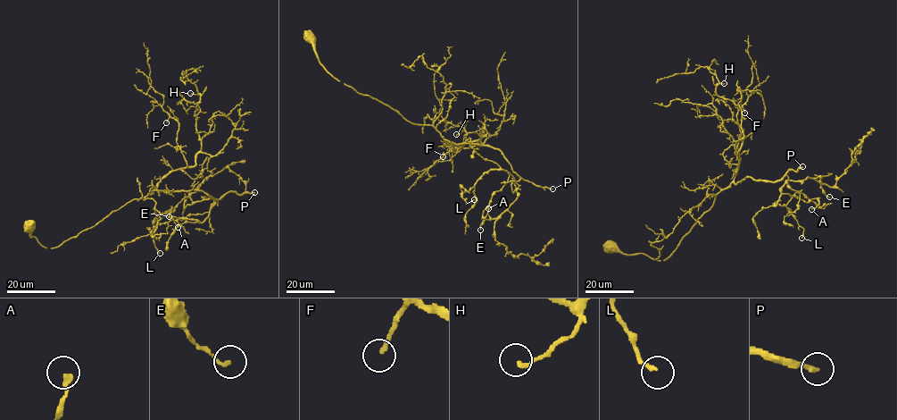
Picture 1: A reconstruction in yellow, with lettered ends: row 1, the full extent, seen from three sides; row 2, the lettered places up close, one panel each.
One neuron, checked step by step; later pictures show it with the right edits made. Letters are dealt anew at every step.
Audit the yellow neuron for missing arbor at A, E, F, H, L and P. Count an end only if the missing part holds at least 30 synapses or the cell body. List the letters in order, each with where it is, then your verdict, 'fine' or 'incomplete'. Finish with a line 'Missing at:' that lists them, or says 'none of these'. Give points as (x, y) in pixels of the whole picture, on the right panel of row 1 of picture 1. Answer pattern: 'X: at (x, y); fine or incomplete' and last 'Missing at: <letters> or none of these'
A: at (811, 209); fine
E: at (829, 197); fine
F: at (744, 113); fine
H: at (724, 83); fine
L: at (801, 238); fine
P: at (802, 166); incomplete
Missing at: P

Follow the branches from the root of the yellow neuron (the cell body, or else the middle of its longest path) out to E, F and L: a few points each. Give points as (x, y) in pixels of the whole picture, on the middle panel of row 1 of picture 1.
E: (310, 37), (319, 63), (358, 93), (450, 142), (501, 152), (519, 177), (518, 197), (480, 230)
F: (310, 37), (319, 63), (339, 81), (411, 122), (433, 125), (448, 142), (465, 144), (469, 138), (443, 156)
L: (310, 37), (319, 63), (358, 93), (450, 142), (501, 152), (519, 179), (491, 169), (462, 194), (474, 199)

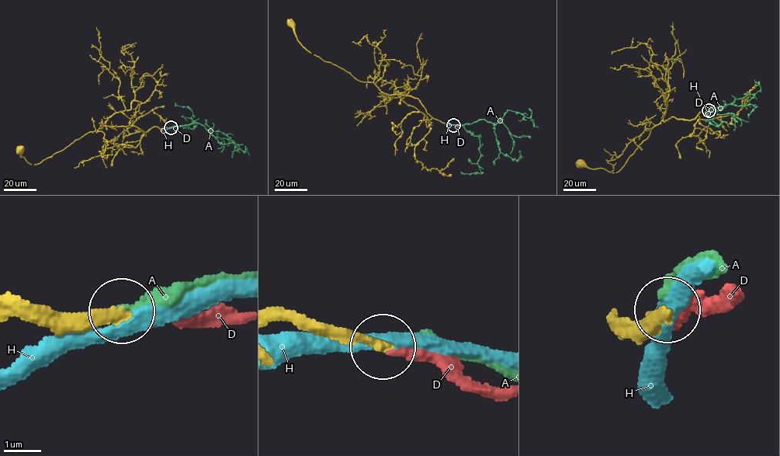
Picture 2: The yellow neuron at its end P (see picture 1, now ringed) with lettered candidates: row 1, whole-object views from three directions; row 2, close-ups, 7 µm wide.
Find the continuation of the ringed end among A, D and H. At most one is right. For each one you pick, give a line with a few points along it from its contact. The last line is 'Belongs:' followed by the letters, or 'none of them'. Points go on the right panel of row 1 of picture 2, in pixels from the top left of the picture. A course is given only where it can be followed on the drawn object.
A: via (708, 110), (708, 102), (716, 112), (705, 121), (709, 119), (718, 125), (725, 122), (729, 127)
Belongs: A

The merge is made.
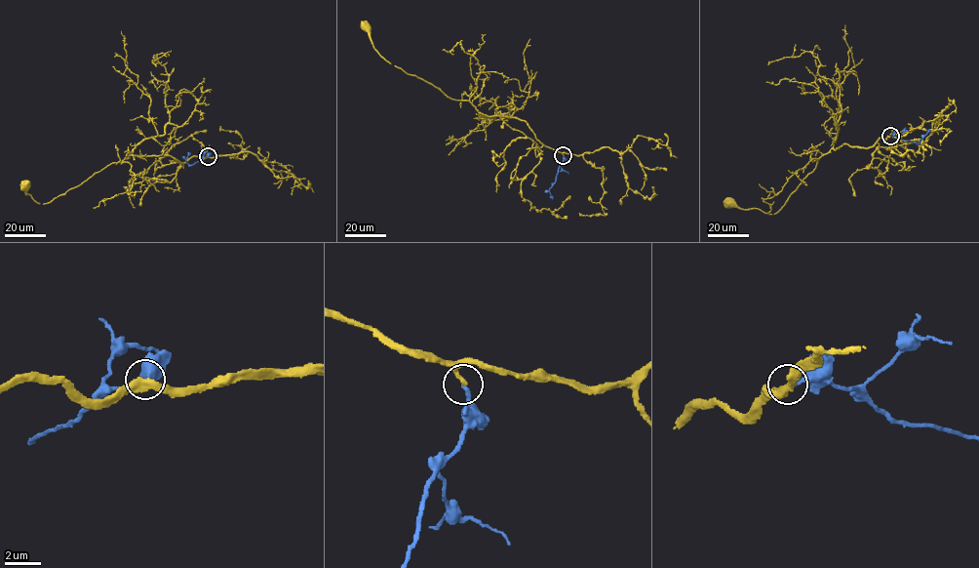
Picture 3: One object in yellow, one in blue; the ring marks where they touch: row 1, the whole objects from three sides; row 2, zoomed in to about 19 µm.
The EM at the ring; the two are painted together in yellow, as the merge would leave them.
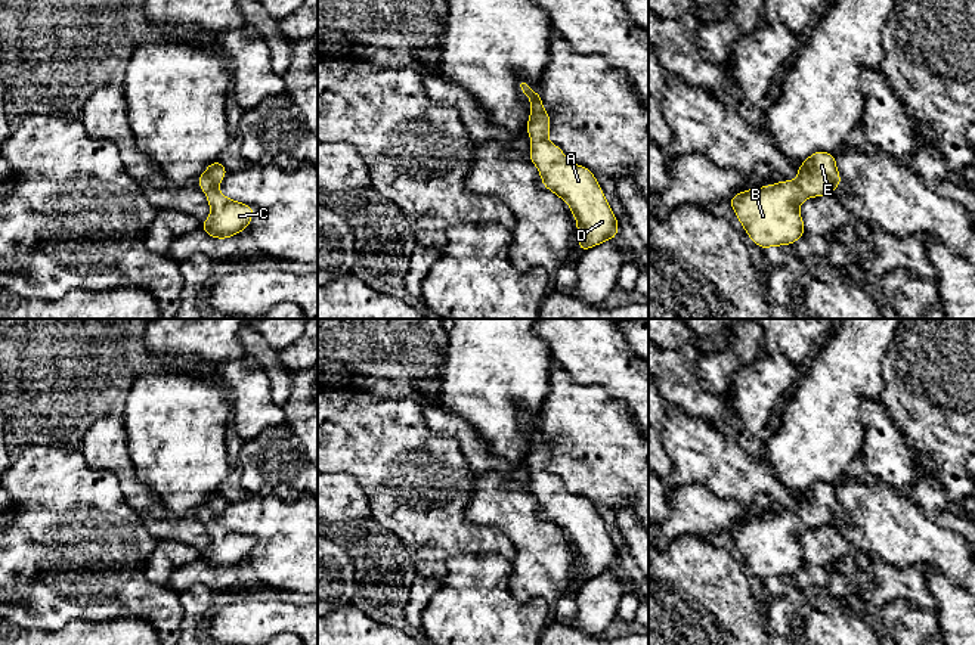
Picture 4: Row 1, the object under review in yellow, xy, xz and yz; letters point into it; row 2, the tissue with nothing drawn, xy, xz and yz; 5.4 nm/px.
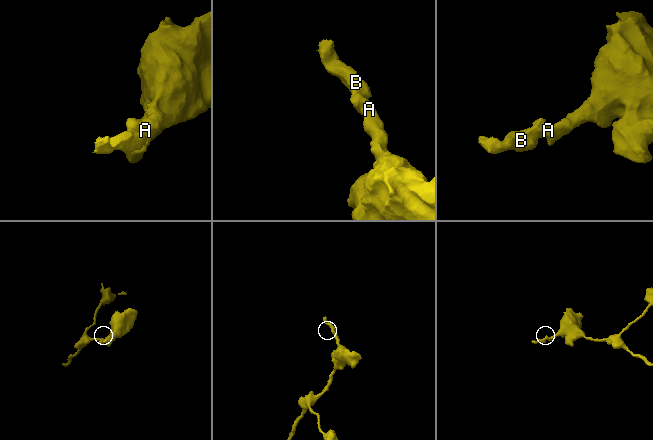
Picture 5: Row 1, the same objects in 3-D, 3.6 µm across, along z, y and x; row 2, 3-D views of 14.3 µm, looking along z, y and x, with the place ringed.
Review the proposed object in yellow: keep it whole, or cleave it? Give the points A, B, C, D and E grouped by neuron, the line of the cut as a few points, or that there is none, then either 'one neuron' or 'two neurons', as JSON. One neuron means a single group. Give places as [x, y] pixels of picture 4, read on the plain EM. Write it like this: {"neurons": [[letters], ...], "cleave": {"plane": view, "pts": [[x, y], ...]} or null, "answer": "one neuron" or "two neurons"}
{"neurons": [["A", "B", "C", "D", "E"]], "cleave": null, "answer": "one neuron"}

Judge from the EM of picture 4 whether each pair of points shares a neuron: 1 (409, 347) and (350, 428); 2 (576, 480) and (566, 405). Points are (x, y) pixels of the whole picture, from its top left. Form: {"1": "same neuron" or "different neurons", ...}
{"1": "different neurons", "2": "same neuron"}

